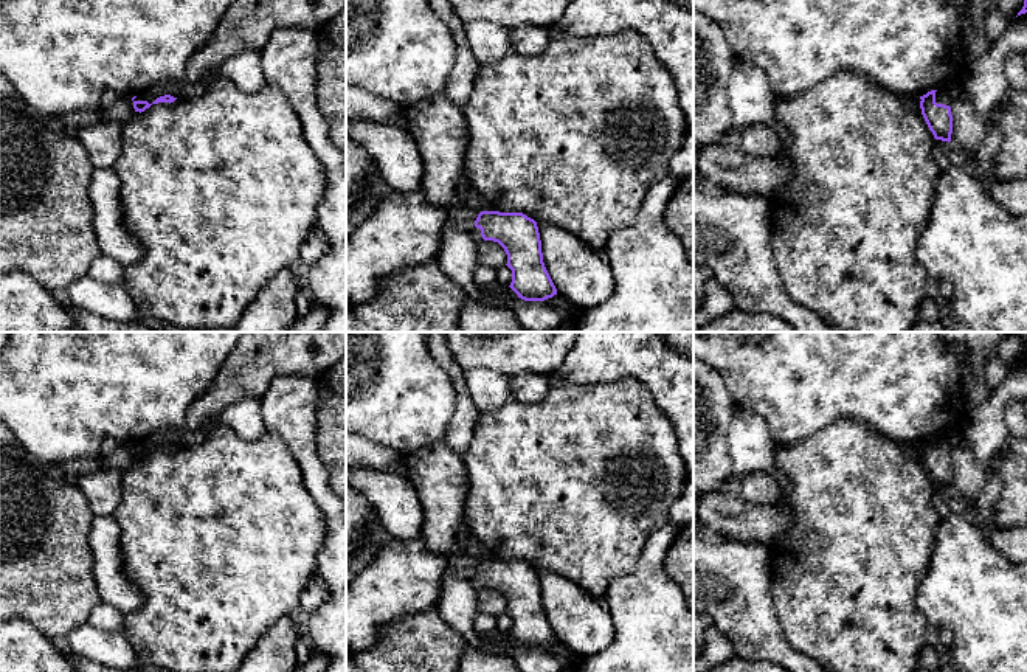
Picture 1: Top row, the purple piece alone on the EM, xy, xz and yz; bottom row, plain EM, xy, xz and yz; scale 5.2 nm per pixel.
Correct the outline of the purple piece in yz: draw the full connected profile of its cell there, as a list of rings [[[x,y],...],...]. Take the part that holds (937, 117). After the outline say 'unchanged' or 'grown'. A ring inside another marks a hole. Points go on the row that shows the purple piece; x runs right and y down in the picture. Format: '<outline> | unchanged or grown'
[[[931,90],[920,96],[922,115],[935,140],[951,141],[951,96],[945,90]]] | grown

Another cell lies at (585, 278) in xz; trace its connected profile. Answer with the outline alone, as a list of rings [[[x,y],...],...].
[[[537,222],[545,267],[563,298],[583,310],[610,300],[614,275],[603,253],[583,245],[577,236]]]

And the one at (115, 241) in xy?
[[[113,168],[93,169],[87,196],[93,208],[93,230],[101,255],[130,267],[141,258],[143,248],[124,225],[119,192],[121,182]]]

